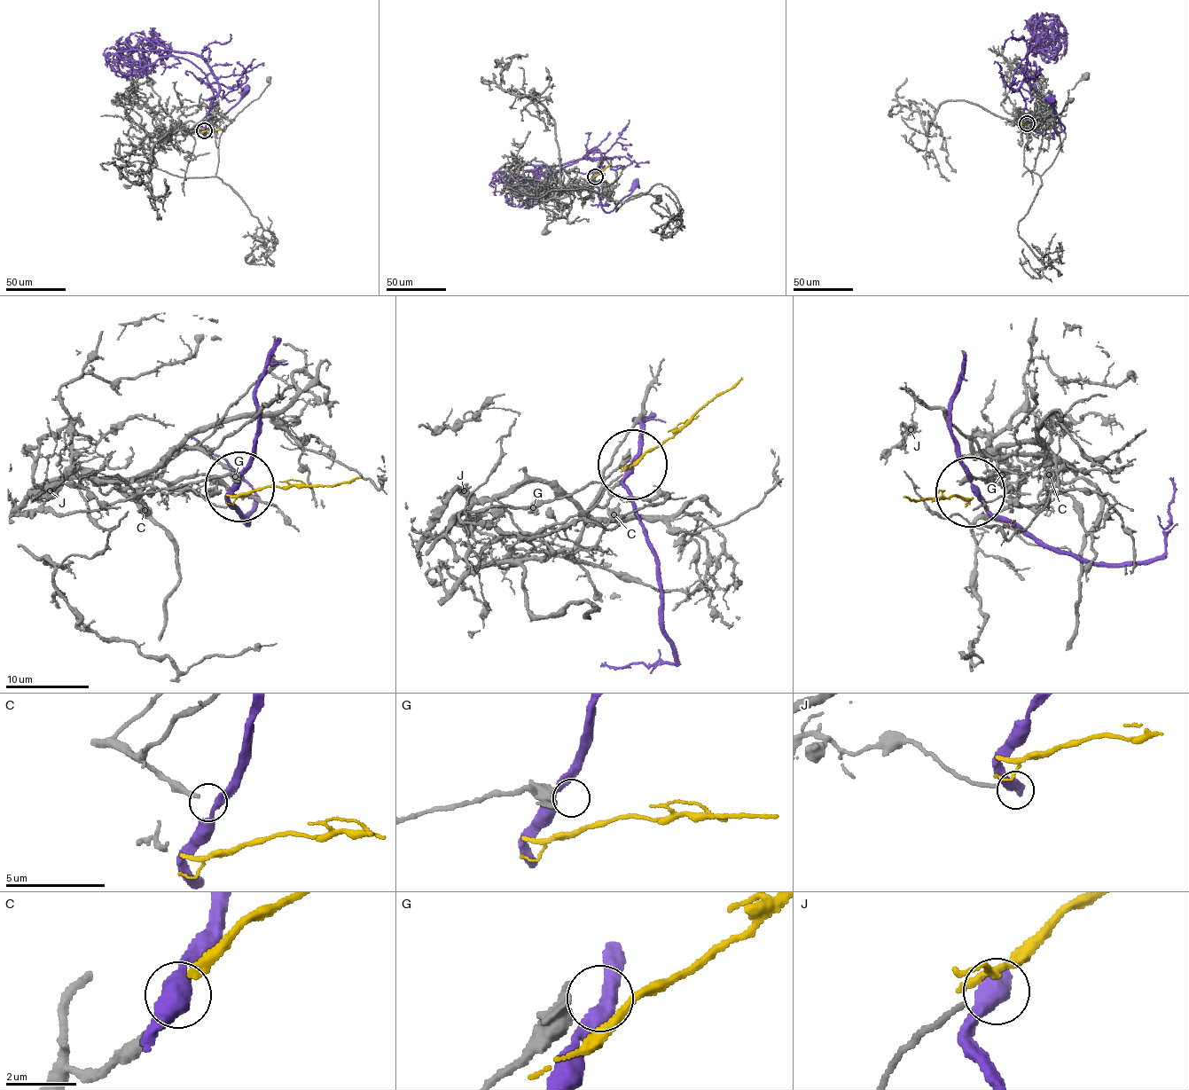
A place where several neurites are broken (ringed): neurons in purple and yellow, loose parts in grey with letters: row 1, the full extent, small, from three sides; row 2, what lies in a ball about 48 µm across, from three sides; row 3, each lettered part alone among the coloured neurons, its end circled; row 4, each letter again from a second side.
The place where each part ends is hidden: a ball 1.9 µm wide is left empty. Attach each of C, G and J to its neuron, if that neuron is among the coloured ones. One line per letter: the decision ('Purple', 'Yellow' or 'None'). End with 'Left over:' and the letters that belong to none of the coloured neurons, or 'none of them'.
C: None
G: None
J: None
Left over: C, G, J

